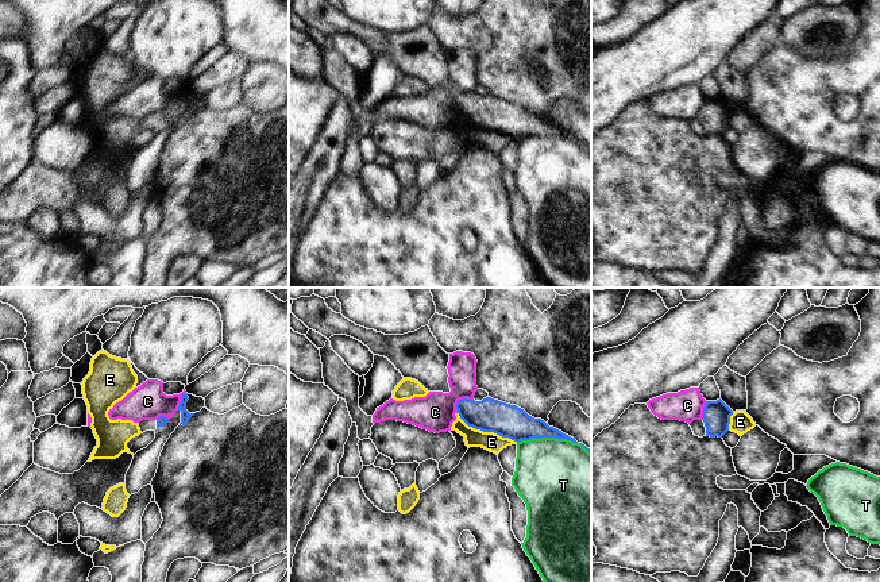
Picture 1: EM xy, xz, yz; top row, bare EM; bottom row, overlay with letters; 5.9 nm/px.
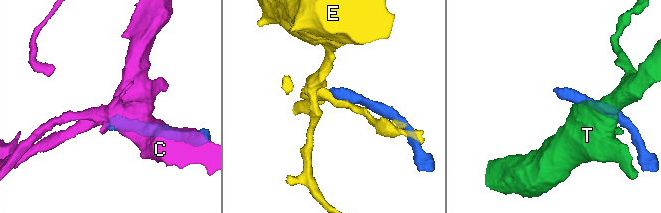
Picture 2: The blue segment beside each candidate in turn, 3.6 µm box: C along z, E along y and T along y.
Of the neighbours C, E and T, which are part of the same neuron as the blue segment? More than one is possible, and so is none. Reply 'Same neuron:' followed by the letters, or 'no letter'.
Same neuron: no letter

